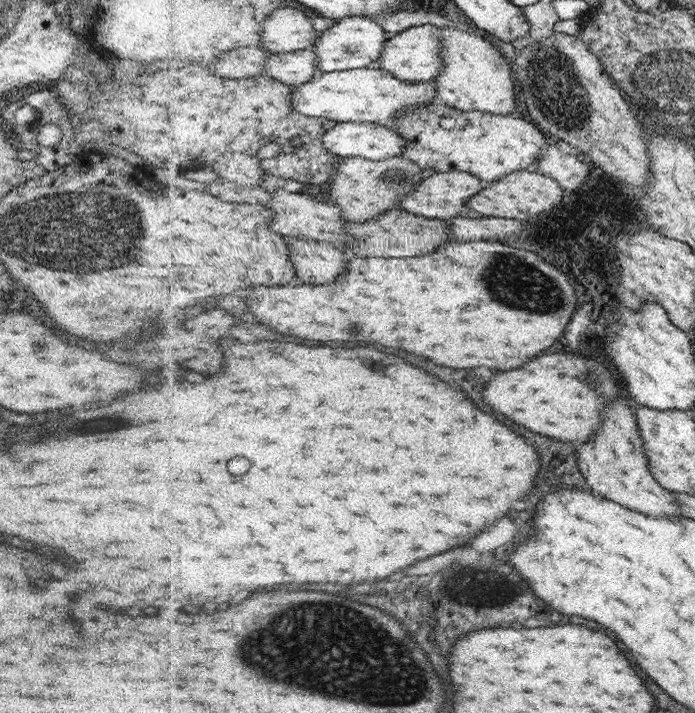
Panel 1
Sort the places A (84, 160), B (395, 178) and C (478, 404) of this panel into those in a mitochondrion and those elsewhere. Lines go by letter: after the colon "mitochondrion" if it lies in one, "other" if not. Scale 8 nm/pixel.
A: other
B: mitochondrion
C: other

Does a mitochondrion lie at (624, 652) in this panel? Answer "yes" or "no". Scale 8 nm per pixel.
no

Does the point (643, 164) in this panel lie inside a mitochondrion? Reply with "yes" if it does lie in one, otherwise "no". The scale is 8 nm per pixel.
no

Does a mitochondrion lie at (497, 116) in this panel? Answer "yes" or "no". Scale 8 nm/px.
no

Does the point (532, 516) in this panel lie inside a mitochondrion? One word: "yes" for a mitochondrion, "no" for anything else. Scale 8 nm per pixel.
no

